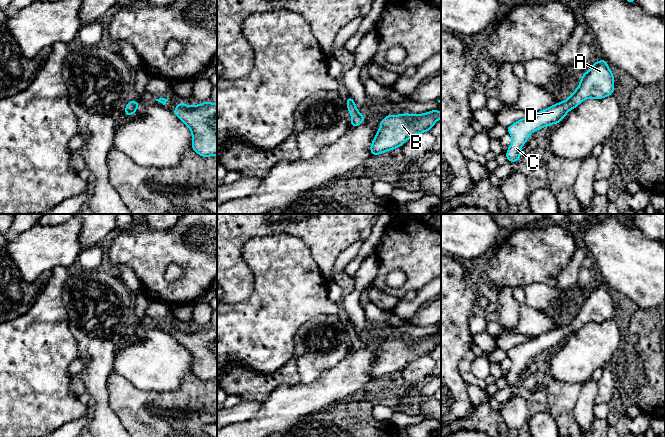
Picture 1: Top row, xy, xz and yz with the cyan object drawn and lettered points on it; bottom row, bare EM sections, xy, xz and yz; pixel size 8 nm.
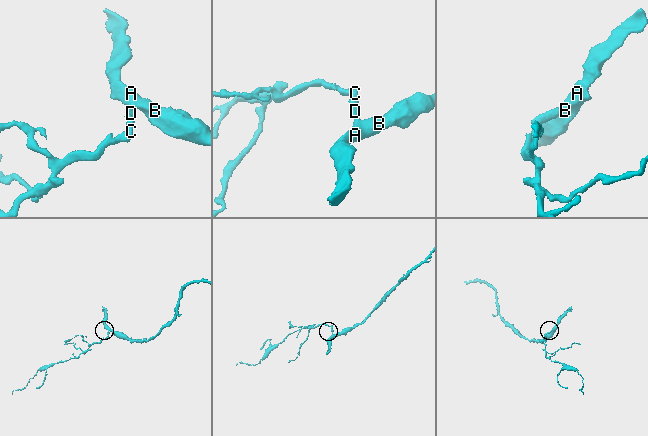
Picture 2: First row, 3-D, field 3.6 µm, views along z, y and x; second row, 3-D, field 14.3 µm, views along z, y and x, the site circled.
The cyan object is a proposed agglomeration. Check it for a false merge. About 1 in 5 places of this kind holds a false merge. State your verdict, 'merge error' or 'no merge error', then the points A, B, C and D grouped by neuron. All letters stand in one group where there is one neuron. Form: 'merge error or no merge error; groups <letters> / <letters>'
no merge error; groups A B C D

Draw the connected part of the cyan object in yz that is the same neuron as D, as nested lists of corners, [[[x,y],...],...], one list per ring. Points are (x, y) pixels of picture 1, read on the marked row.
[[[606,60],[594,62],[588,72],[582,74],[578,88],[571,96],[547,109],[514,122],[507,128],[512,136],[512,142],[506,152],[506,159],[517,162],[520,158],[522,146],[529,135],[543,127],[558,124],[568,111],[577,107],[588,98],[602,99],[614,92],[614,76]]]

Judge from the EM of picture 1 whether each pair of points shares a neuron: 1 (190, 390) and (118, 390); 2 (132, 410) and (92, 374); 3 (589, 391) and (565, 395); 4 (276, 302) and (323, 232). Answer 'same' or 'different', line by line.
1: same
2: different
3: different
4: different

